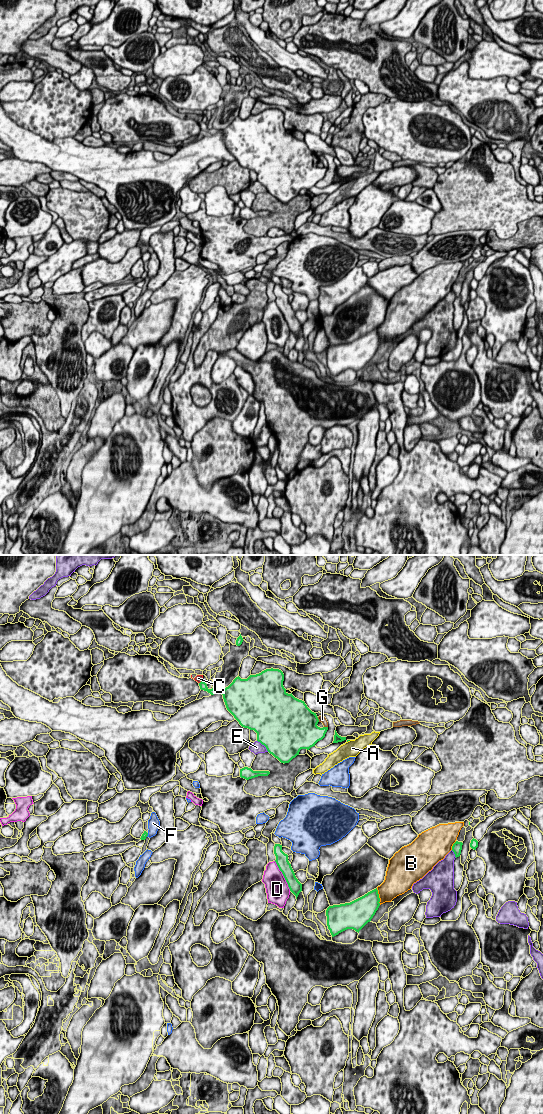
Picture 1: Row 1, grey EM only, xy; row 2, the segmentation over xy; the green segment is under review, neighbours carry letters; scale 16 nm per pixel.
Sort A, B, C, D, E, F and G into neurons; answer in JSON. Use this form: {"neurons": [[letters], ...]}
{"neurons": [["A"], ["B"], ["C"], ["D"], ["E"], ["F"], ["G"]]}

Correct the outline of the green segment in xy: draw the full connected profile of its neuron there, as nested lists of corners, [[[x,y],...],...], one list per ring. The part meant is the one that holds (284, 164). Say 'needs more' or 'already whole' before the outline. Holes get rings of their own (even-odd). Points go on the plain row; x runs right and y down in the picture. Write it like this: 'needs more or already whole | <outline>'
already whole | [[[266,109],[259,114],[250,115],[247,119],[236,117],[233,122],[223,130],[209,129],[203,121],[199,123],[200,129],[211,135],[221,133],[227,150],[234,156],[239,164],[257,173],[257,181],[264,185],[267,191],[281,203],[289,203],[299,195],[301,189],[309,190],[322,180],[328,167],[317,166],[319,159],[304,141],[288,134],[283,126],[284,114],[279,109]]]

